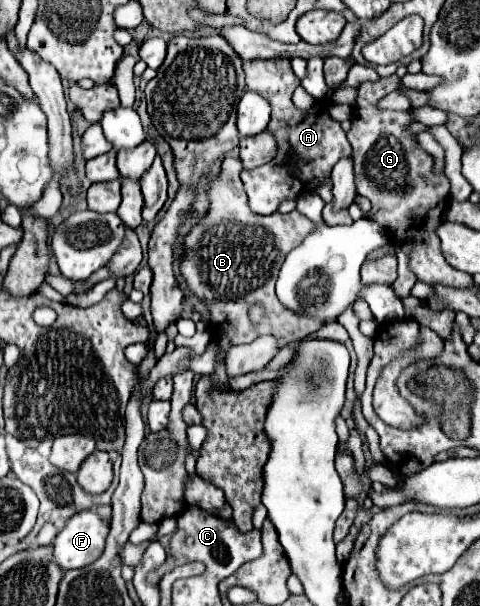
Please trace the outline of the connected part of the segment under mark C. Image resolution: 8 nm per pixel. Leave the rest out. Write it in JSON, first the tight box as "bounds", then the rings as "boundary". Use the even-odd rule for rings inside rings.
{"bounds":[147,504,263,586],"boundary":[[[187,504],[185,512],[181,512],[181,516],[177,516],[177,530],[171,536],[169,542],[169,554],[165,564],[161,564],[159,568],[155,568],[155,572],[151,572],[147,576],[149,584],[157,586],[161,582],[161,576],[165,576],[165,572],[171,572],[173,568],[199,560],[207,566],[209,572],[217,572],[217,580],[223,580],[227,576],[231,576],[241,564],[255,560],[263,554],[263,544],[261,544],[261,532],[257,528],[253,528],[253,532],[241,532],[231,520],[223,520],[219,516],[213,516],[211,512],[201,512],[201,508],[193,508],[191,504]]]}

